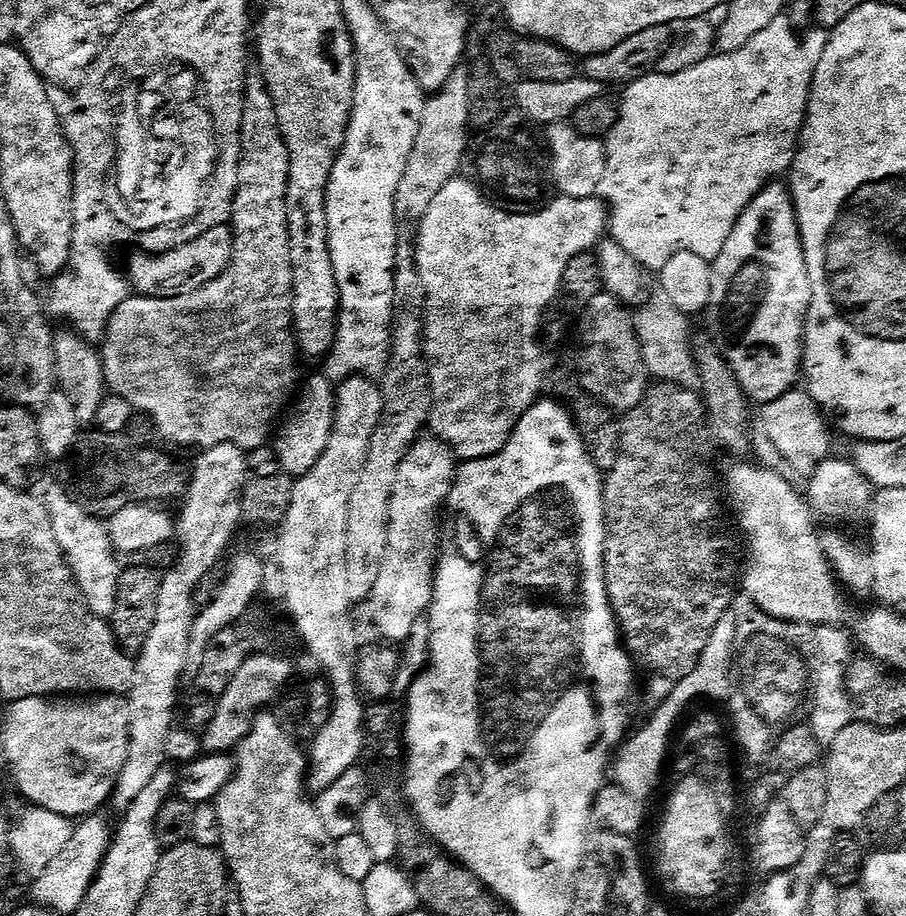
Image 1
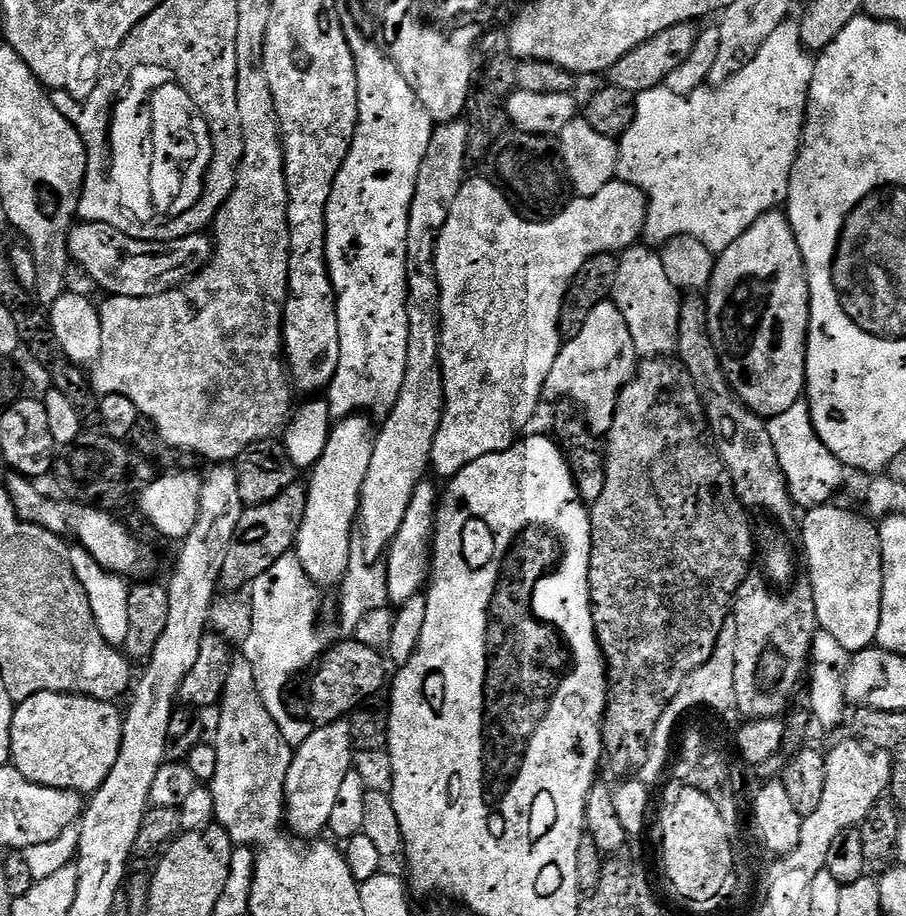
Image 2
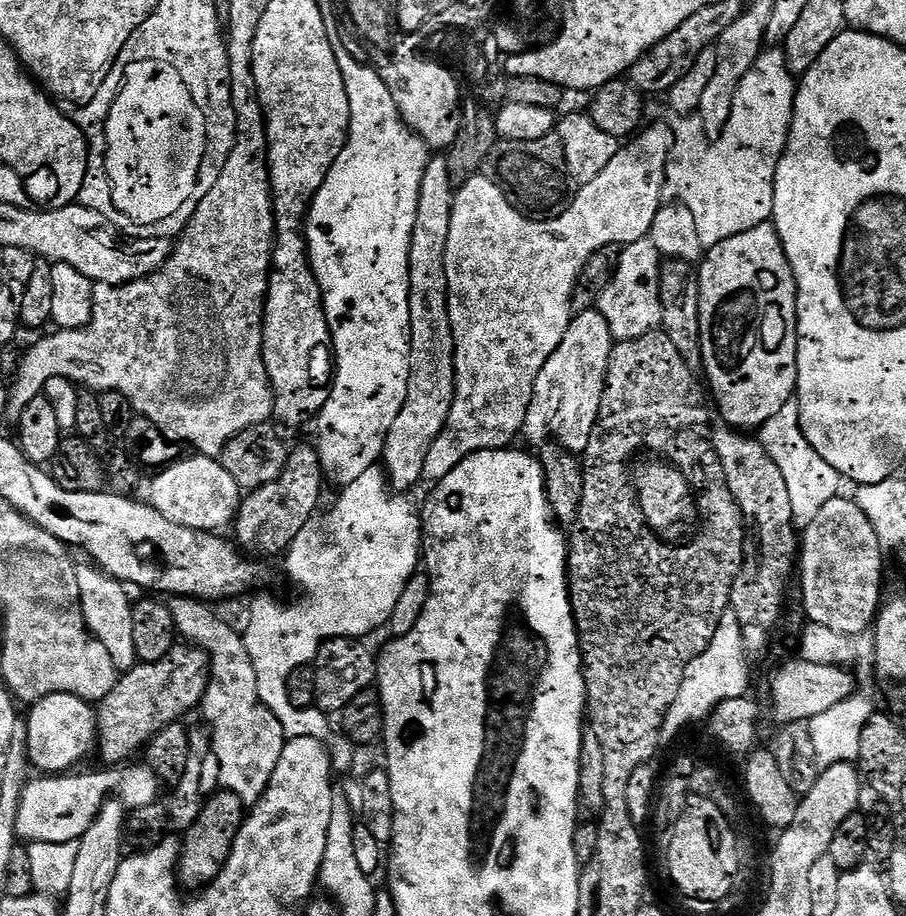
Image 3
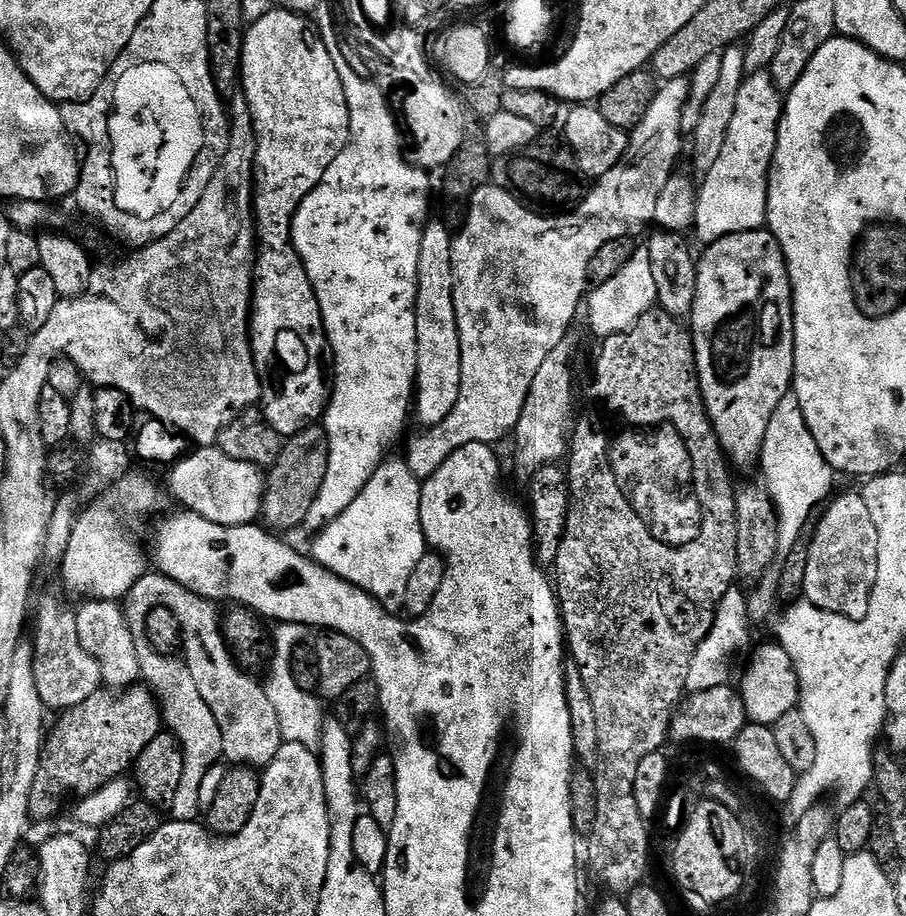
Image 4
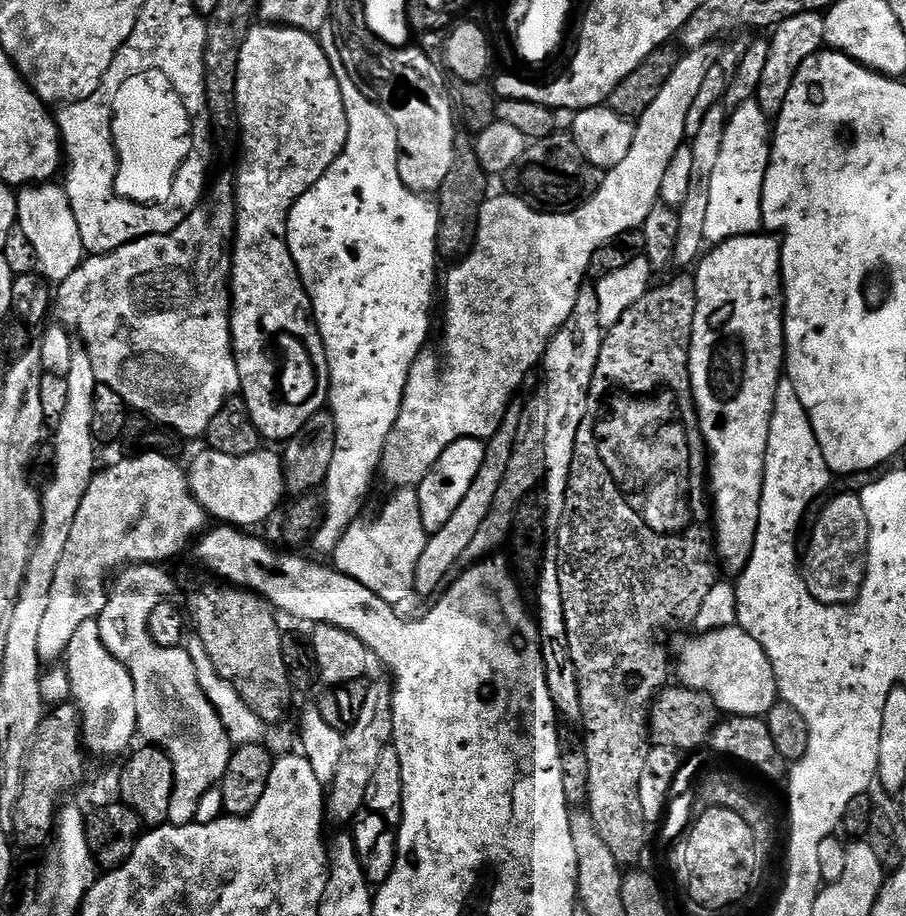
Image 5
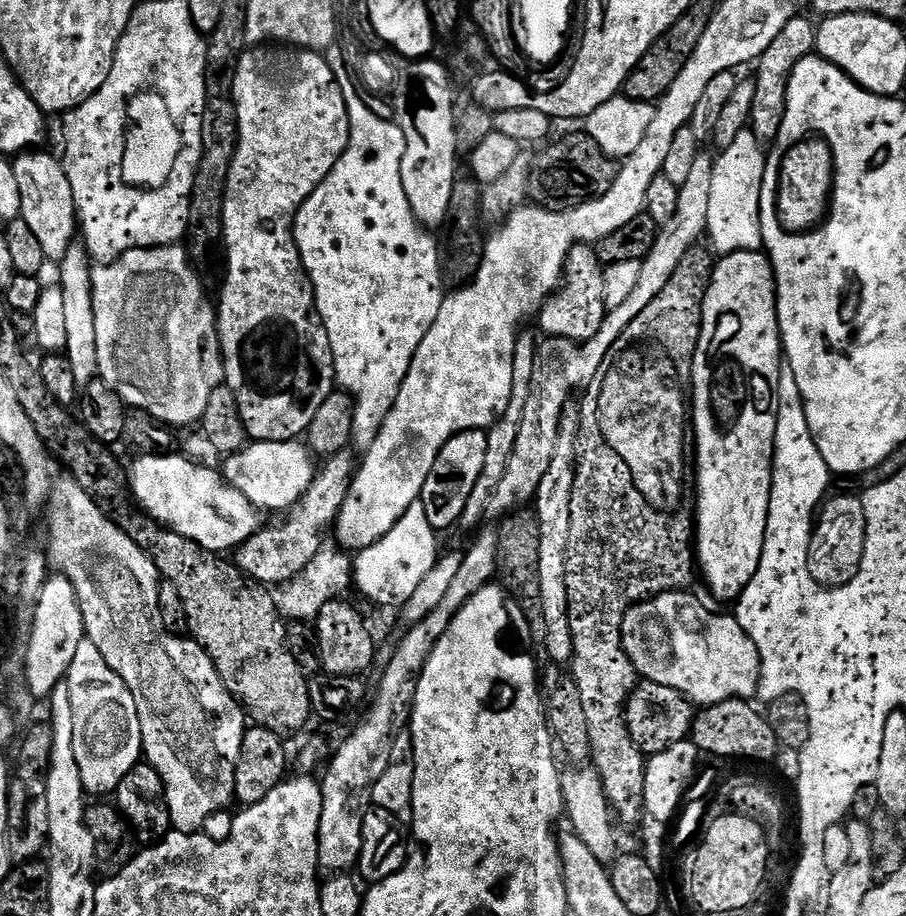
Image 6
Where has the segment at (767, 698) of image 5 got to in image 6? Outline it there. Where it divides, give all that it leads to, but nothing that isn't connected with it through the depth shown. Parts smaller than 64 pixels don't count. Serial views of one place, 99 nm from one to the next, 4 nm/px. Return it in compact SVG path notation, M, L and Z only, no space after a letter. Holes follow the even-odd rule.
M688 590L678 592L662 592L658 596L651 597L647 600L640 601L624 616L624 621L620 627L620 646L626 650L626 654L630 658L630 662L636 667L639 677L642 677L647 683L657 684L658 686L670 686L674 690L678 690L684 697L692 701L696 706L707 706L717 704L718 702L726 702L727 700L746 700L751 701L756 696L756 691L760 685L760 655L758 654L758 646L754 646L754 642L742 630L742 626L737 622L735 615L720 616L719 611L711 612L701 606L699 599Z

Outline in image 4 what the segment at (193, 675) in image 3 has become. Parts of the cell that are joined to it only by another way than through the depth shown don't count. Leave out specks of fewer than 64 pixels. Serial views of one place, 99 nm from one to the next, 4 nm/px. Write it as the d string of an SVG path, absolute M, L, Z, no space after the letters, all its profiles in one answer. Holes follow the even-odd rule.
M133 686L127 690L116 690L110 693L101 690L90 694L86 702L59 713L60 721L51 725L47 733L44 749L38 762L38 778L34 778L34 790L30 790L29 817L33 821L48 820L64 804L67 796L83 798L105 787L112 780L119 780L124 771L135 765L136 759L154 742L154 738L162 731L160 705L155 696L144 686Z

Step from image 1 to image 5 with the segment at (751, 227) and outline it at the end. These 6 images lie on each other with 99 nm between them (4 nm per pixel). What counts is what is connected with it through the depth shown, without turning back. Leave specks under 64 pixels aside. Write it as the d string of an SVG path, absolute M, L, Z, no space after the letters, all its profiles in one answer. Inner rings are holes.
M753 234L730 238L715 245L711 251L694 268L696 313L692 327L692 348L688 350L688 365L692 393L696 399L696 415L700 418L700 433L704 435L707 454L712 455L710 500L714 505L716 555L723 571L725 568L728 572L739 574L750 562L758 534L770 418L776 391L786 368L784 281L780 275L780 241L775 235Z

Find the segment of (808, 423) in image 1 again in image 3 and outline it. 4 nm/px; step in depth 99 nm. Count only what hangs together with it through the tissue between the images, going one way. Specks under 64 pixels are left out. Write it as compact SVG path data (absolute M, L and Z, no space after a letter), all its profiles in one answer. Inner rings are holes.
M795 399L786 402L782 410L774 414L774 418L764 423L763 428L759 429L758 439L770 454L770 458L778 462L778 470L782 470L782 478L786 478L790 506L794 509L797 529L807 528L808 524L814 522L814 518L818 516L818 510L826 506L826 502L835 500L841 495L841 476L834 470L834 466L830 466L830 462L826 462L826 458L822 458L822 454L818 454L818 450L814 450L814 446L810 446L810 442L806 442L800 429L800 415Z

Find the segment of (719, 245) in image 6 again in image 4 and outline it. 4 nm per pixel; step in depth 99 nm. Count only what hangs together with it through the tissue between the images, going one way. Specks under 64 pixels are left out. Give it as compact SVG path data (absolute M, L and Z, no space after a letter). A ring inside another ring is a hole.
M771 71L751 73L738 90L738 110L730 122L722 154L710 171L703 173L696 197L696 222L694 232L700 235L701 245L707 246L739 232L755 232L765 227L768 219L768 172L776 155L776 139L780 129L780 115L784 112L785 97L774 86Z

